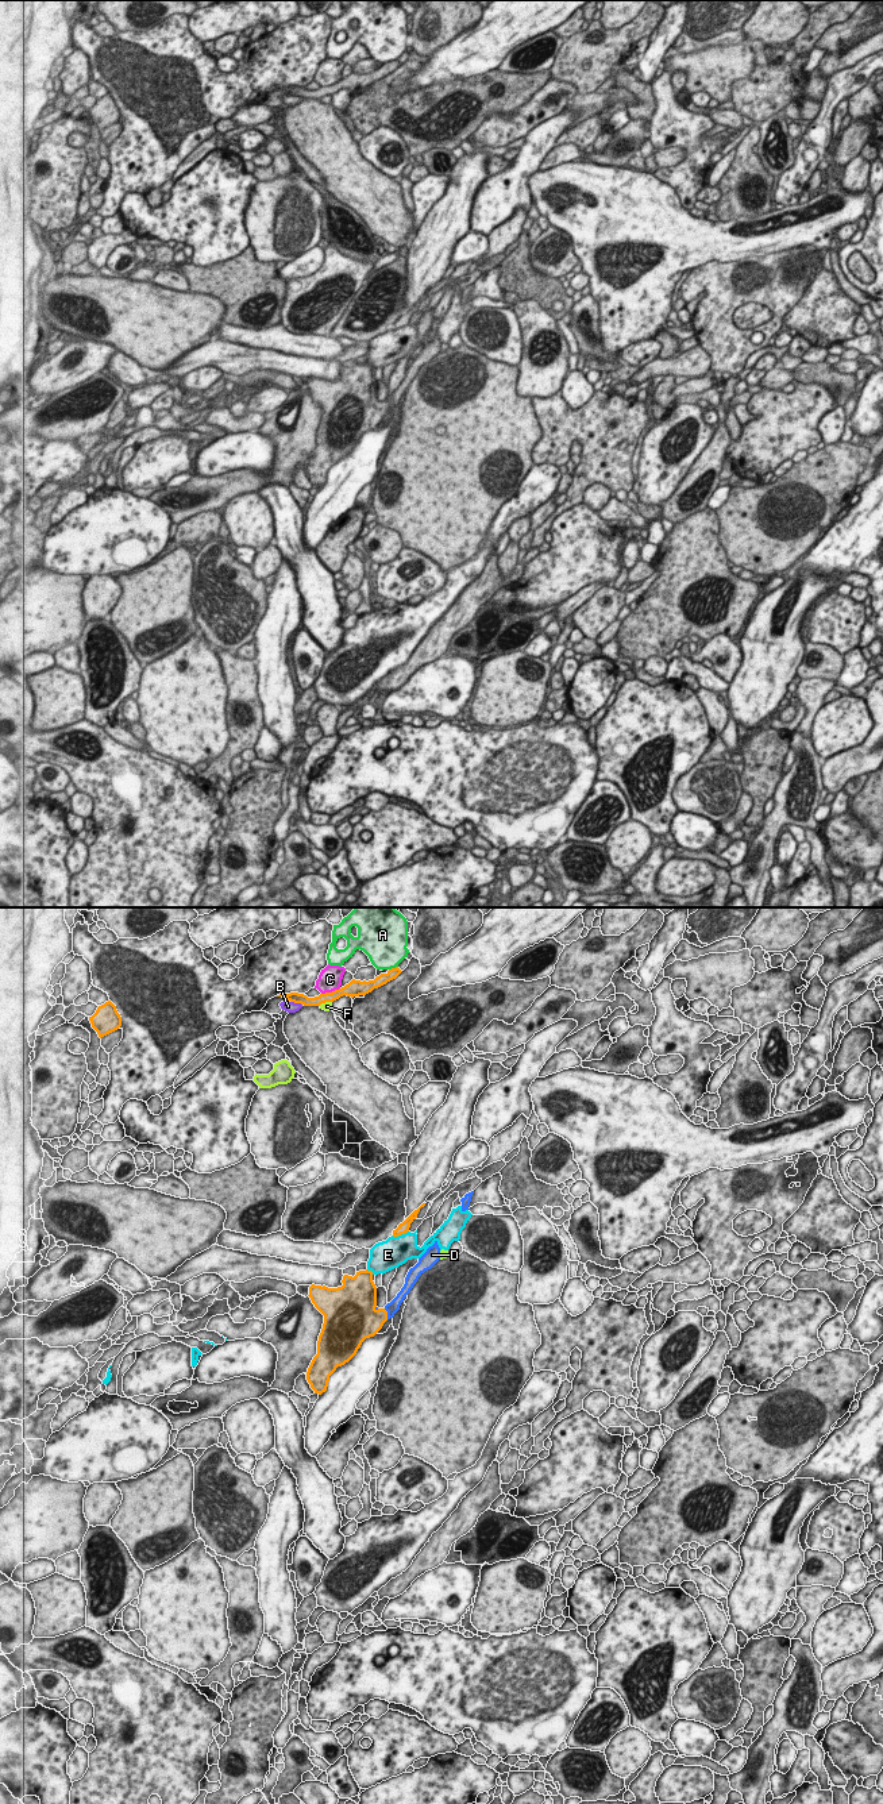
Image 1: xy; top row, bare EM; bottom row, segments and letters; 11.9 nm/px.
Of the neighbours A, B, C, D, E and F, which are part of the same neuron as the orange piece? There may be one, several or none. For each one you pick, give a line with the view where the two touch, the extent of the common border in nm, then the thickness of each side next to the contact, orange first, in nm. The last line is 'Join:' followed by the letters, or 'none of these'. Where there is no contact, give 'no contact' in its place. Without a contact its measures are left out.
D: contact in xy; length 140 nm; calibres 340 and 140 nm
Join: D

